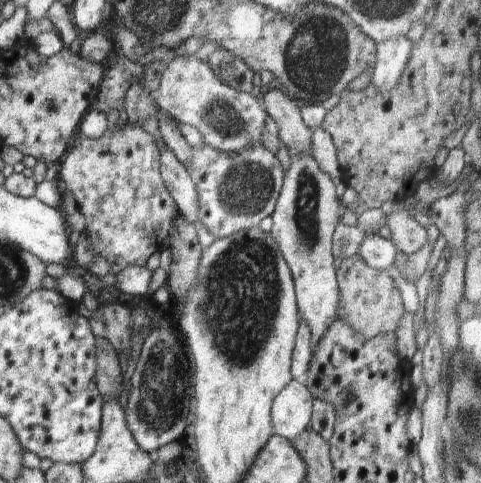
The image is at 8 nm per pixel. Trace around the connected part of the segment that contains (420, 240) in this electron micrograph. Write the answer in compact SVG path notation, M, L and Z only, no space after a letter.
M400 209L387 215L391 241L398 252L411 255L420 250L428 241L426 229L410 216L408 210Z

